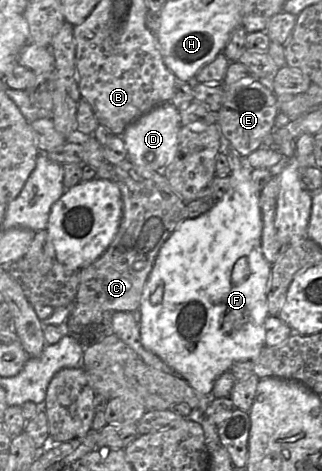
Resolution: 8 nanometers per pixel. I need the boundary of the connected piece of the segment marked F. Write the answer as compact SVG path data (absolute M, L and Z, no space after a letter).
M230 144L226 147L226 156L230 166L230 188L225 195L216 200L214 205L206 213L196 218L184 219L175 231L164 242L155 259L153 268L148 276L143 289L140 303L141 324L140 324L140 339L145 349L157 355L171 370L183 378L199 396L199 409L201 416L201 426L204 431L205 440L211 452L211 447L217 447L219 436L217 426L206 418L206 409L211 400L215 397L212 395L212 388L215 380L224 372L229 371L230 367L239 361L254 361L262 348L265 346L265 320L269 316L267 304L267 285L270 277L272 264L269 263L263 253L261 247L262 237L262 213L260 209L260 191L251 179L251 171L247 158L241 156Z

